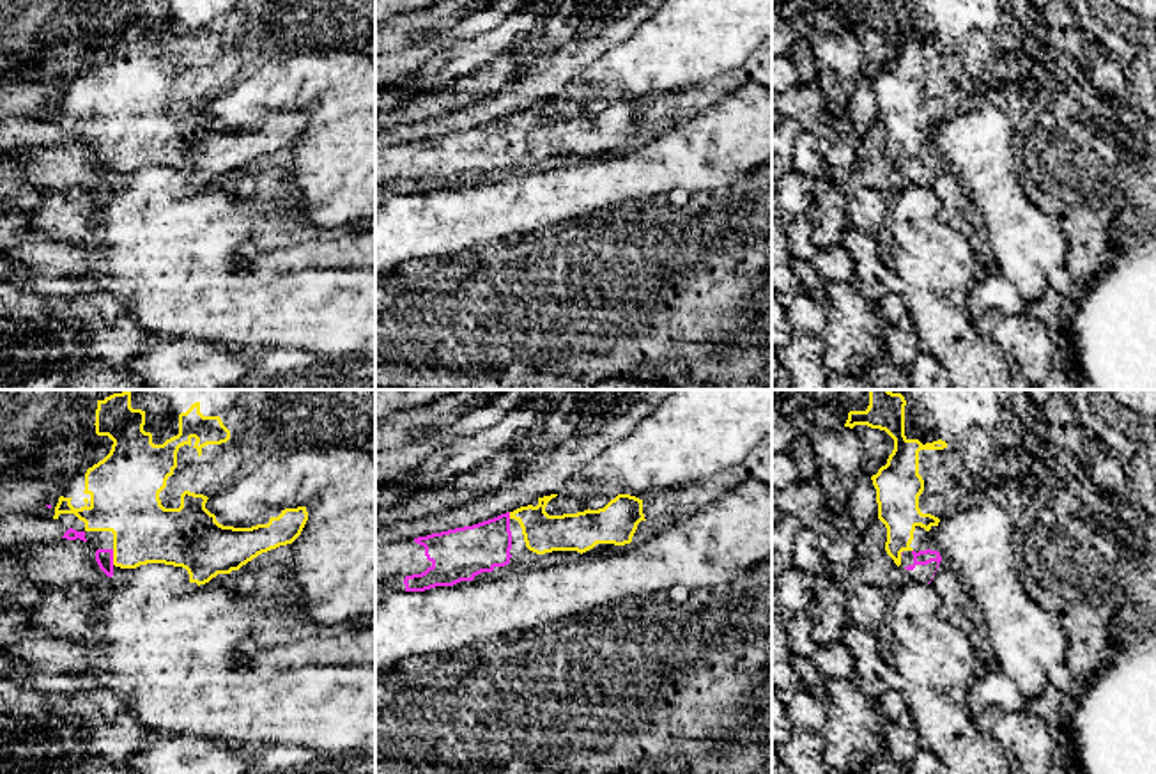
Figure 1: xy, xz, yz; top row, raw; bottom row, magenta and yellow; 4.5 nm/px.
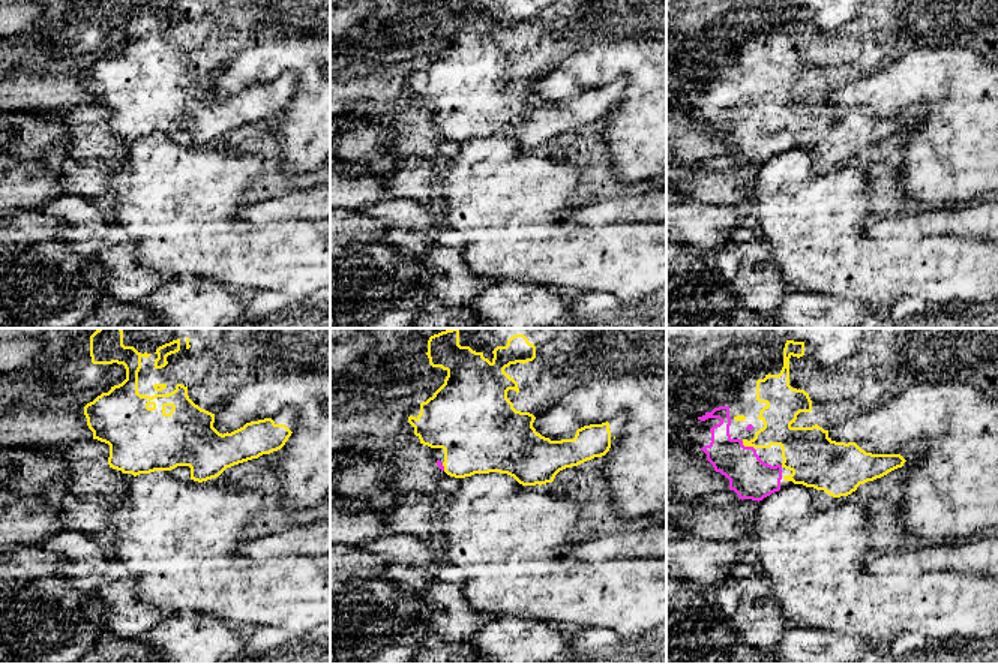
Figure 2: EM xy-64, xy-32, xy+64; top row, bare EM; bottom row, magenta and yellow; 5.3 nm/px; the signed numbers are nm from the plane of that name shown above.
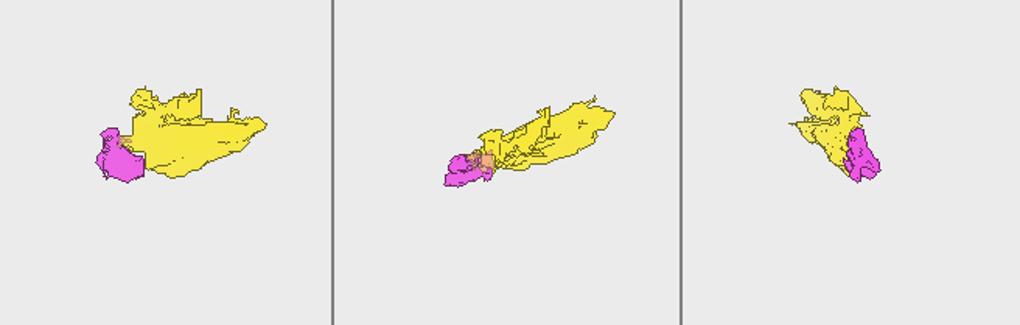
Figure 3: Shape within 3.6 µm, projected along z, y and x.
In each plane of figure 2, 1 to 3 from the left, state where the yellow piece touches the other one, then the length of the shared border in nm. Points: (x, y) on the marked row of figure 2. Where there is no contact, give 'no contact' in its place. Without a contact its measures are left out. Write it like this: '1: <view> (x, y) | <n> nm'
1: no contact
2: xy-32 (443, 466) | 40 nm
3: xy+64 (748, 447) | 80 nm

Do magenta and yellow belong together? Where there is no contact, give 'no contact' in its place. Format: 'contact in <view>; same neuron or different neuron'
contact in xy; same neuron

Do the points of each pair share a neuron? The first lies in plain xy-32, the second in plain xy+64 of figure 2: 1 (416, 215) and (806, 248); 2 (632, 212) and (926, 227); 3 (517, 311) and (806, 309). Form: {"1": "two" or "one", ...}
{"1": "two", "2": "one", "3": "one"}

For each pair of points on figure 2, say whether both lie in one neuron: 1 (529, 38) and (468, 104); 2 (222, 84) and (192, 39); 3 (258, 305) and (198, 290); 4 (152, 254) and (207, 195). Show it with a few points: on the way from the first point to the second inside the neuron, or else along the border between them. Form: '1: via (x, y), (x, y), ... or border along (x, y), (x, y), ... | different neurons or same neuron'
1: via (509, 44), (474, 78), (474, 84) | same neuron
2: border along (221, 74), (215, 80), (213, 90), (222, 99) | different neurons
3: border along (249, 293), (242, 312) | different neurons
4: via (167, 240), (188, 219), (192, 210) | same neuron

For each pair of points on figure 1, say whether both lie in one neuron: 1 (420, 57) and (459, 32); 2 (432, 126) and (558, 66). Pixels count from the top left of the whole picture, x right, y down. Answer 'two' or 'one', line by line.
1: one
2: one

